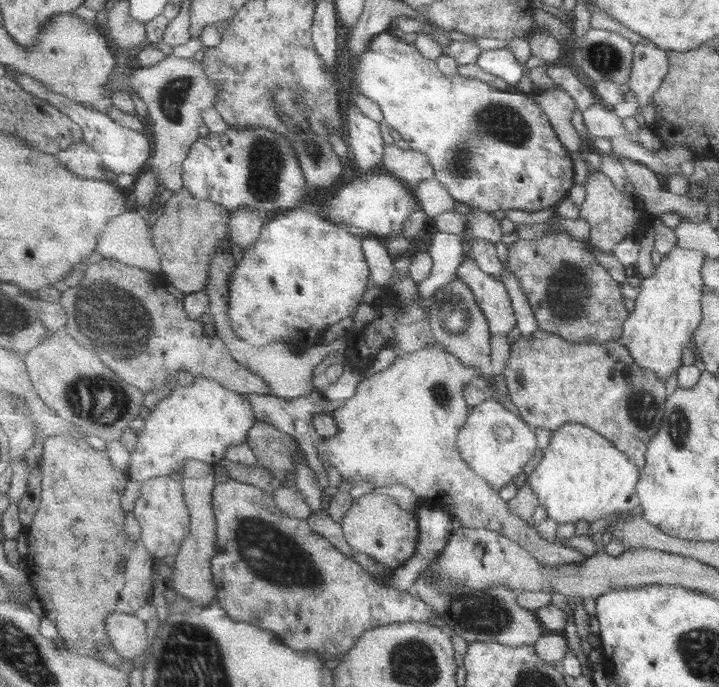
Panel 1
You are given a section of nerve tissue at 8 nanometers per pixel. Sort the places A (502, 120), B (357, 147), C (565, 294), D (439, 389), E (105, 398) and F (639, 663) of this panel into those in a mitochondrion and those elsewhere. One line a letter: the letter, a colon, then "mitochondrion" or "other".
A: mitochondrion
B: other
C: mitochondrion
D: mitochondrion
E: mitochondrion
F: other

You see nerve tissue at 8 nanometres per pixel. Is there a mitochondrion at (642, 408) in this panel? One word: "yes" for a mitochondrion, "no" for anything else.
yes

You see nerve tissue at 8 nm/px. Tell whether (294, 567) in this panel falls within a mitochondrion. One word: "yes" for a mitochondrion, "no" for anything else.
yes

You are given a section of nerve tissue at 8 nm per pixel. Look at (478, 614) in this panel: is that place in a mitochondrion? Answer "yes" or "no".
yes

